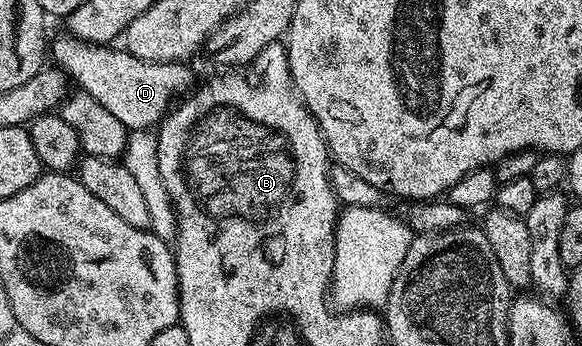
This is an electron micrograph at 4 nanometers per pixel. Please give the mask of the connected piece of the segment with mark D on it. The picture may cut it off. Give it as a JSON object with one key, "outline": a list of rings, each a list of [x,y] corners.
{"outline":[[[62,33],[62,36],[55,43],[53,40],[48,47],[52,59],[54,55],[55,60],[53,59],[53,62],[65,71],[73,82],[75,79],[81,90],[86,91],[92,97],[96,97],[96,101],[100,101],[100,105],[104,105],[104,109],[108,109],[108,113],[112,113],[112,117],[116,117],[116,121],[120,121],[120,125],[124,125],[130,131],[157,128],[158,124],[166,118],[166,112],[175,106],[176,100],[185,96],[195,86],[196,80],[194,80],[193,69],[186,67],[190,65],[185,62],[145,63],[143,59],[136,58],[125,49],[113,51],[114,49],[110,45],[85,43],[69,33]]]}

